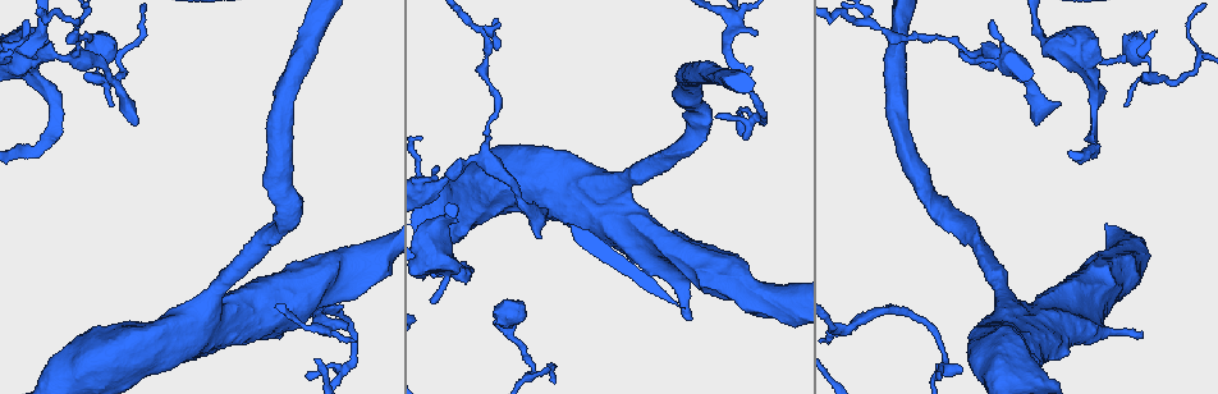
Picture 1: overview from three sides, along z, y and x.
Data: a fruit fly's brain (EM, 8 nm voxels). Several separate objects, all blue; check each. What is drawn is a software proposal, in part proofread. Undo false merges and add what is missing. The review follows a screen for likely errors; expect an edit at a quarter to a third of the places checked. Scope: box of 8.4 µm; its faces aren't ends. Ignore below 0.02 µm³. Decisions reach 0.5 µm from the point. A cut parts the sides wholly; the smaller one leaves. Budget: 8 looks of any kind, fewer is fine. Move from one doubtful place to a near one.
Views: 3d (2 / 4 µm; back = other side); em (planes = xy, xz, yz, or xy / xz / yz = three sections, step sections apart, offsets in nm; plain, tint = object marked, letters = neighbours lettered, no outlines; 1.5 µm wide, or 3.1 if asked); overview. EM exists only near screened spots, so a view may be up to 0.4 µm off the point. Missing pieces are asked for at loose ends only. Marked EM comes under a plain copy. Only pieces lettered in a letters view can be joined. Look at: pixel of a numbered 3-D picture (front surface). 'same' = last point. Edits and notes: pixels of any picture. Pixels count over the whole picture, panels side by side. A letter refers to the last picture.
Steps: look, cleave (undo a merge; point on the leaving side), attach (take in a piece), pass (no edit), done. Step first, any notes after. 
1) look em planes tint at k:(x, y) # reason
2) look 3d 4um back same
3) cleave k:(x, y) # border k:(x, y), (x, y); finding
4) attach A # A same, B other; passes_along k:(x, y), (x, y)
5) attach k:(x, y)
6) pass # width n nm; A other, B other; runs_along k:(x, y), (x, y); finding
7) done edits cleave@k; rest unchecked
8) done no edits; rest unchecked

look 3d 2um at 1:(281, 336) # free end

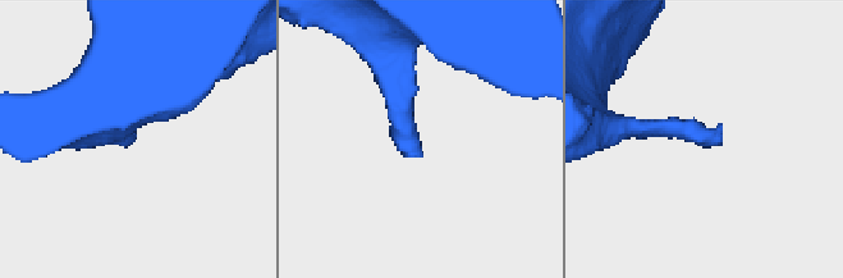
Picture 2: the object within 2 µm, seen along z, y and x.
look em planes letters at 2:(422, 153)

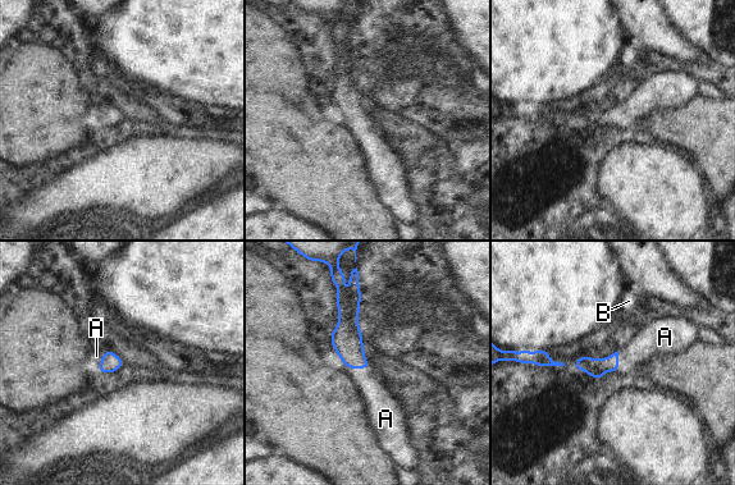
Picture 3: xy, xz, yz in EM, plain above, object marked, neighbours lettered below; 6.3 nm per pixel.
attach A # A same, B other; the neuron continues

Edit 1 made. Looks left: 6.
look overview # see it whole again

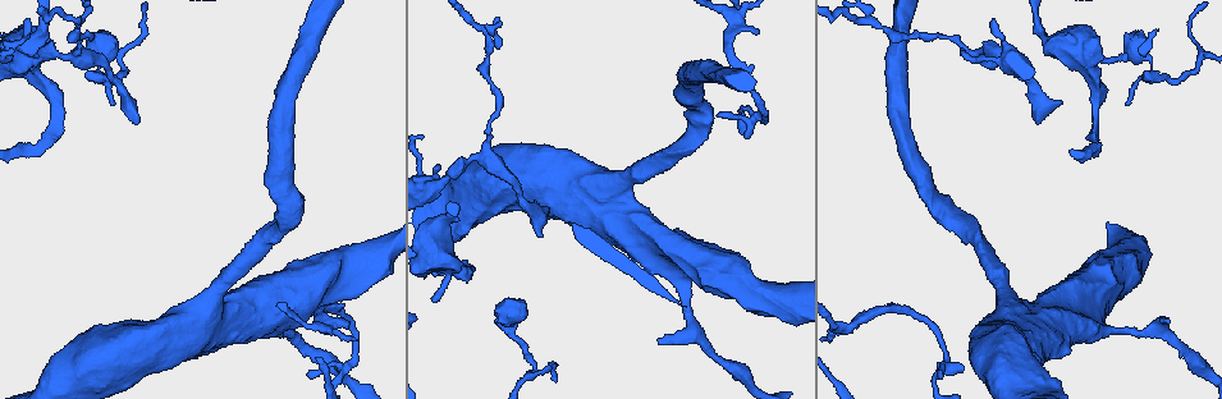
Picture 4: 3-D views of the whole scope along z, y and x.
look 3d 2um at 4:(486, 53) # branch point

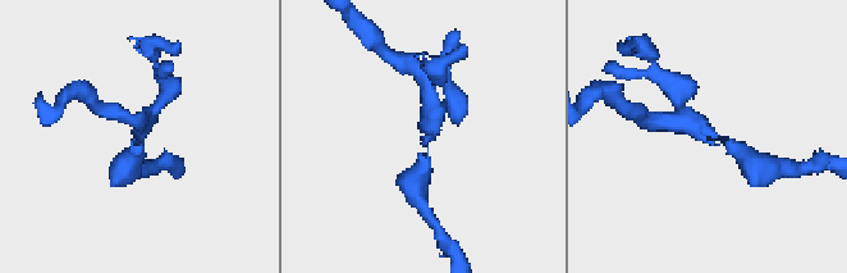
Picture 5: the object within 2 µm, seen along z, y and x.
look em planes tint at 5:(139, 140) # arms 3; need the tissue

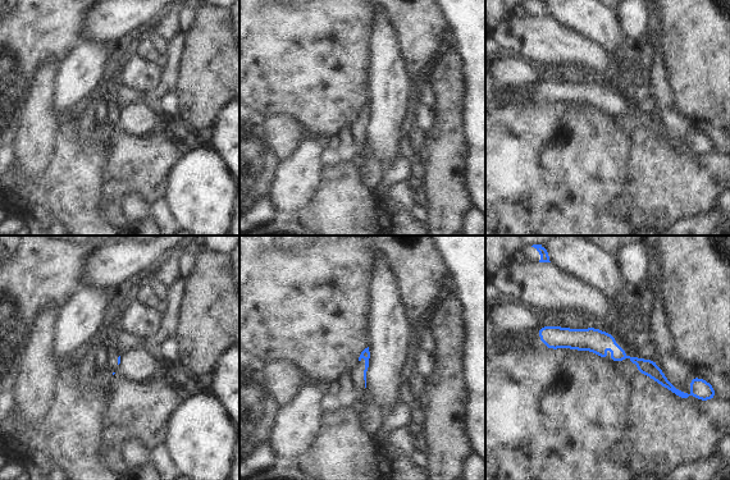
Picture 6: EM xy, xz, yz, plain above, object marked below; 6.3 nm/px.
look em planes letters same # what lies round it

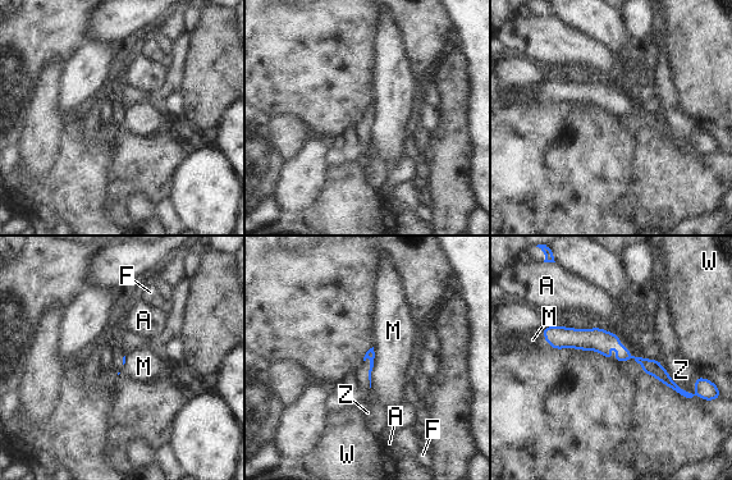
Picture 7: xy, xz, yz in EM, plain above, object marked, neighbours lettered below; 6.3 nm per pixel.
pass # width 70 nm; A other, F other, M other, W other, Z other; border 7:(374, 347), (370, 387); all the same neuron

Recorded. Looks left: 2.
look em xy step 4 letters at 4:(1198, 57) # sharp bend

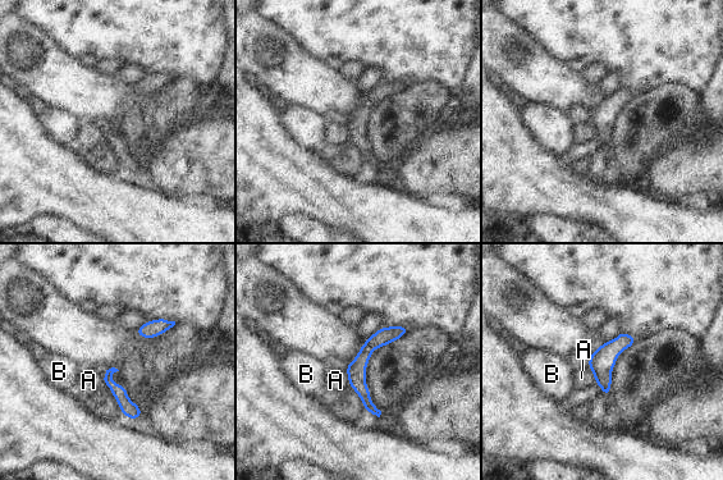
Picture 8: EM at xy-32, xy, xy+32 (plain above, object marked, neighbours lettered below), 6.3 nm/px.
pass # width 90 nm; A other, B other; border 8:(587, 368), (595, 382); one neuron here

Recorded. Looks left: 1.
done edits attach@3; rest unchecked

